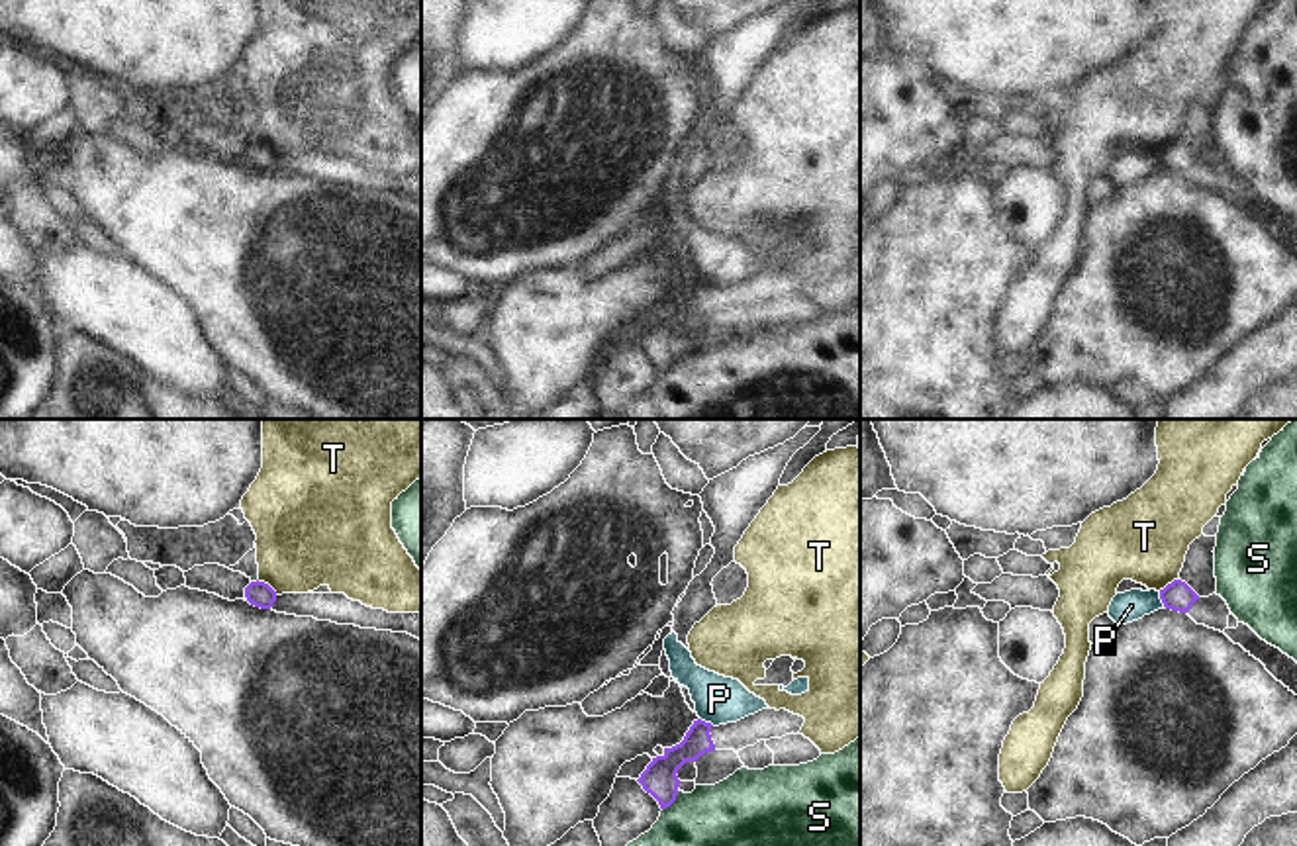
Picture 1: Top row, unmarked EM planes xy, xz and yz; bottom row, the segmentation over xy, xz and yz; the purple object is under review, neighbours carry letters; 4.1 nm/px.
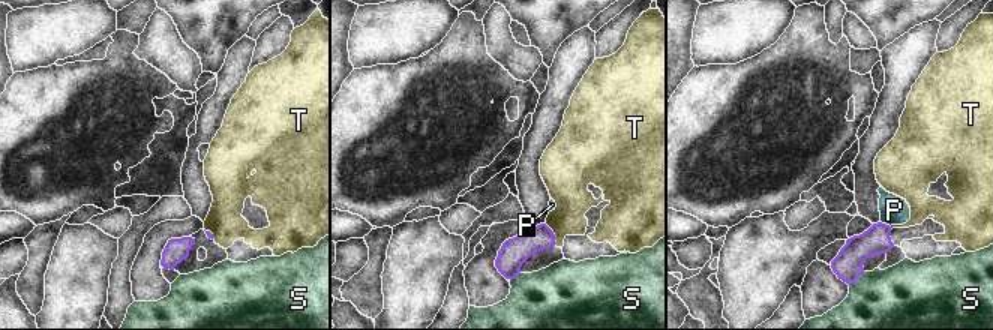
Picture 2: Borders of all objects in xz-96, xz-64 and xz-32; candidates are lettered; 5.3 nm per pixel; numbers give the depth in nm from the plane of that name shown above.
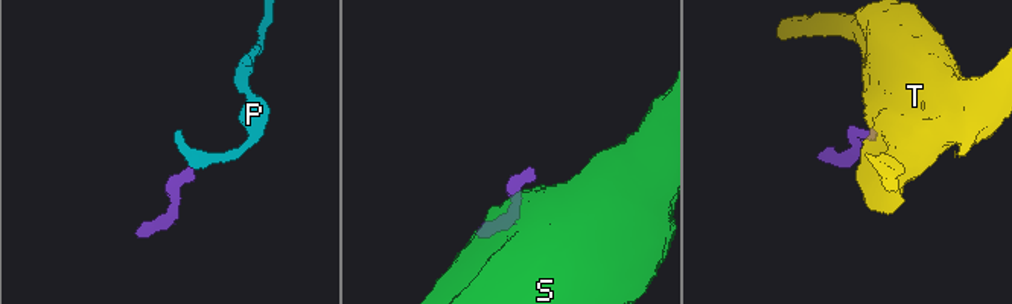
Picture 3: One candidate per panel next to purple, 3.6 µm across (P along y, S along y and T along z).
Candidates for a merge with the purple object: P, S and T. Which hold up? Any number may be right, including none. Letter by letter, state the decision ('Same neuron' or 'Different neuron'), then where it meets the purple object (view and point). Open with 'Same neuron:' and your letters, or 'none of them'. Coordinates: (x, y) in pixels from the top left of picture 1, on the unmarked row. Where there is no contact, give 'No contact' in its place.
Same neuron: none of them
P: Different neuron. Touches purple at yz (1160, 159)
S: Different neuron. Touches purple at xz (672, 363)
T: Different neuron. Touches purple at xy (267, 145)

